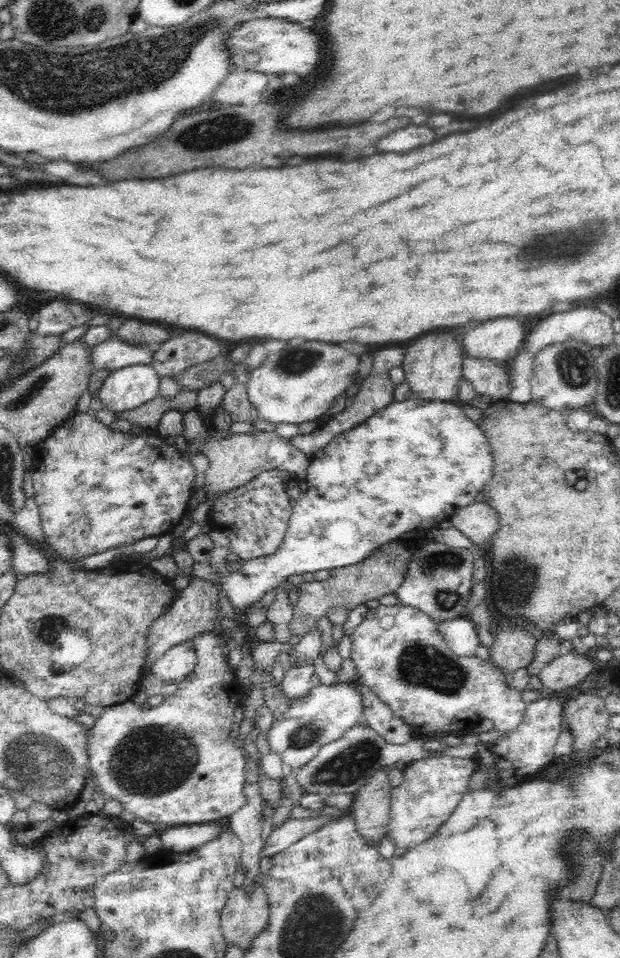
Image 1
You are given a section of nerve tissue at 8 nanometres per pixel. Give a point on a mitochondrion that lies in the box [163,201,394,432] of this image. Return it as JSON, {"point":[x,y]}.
{"point":[294,363]}

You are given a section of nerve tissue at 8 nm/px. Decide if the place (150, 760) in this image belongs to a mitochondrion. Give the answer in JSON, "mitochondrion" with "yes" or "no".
{"mitochondrion":"yes"}

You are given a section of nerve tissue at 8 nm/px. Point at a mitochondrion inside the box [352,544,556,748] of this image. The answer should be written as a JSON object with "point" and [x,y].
{"point":[423,664]}

